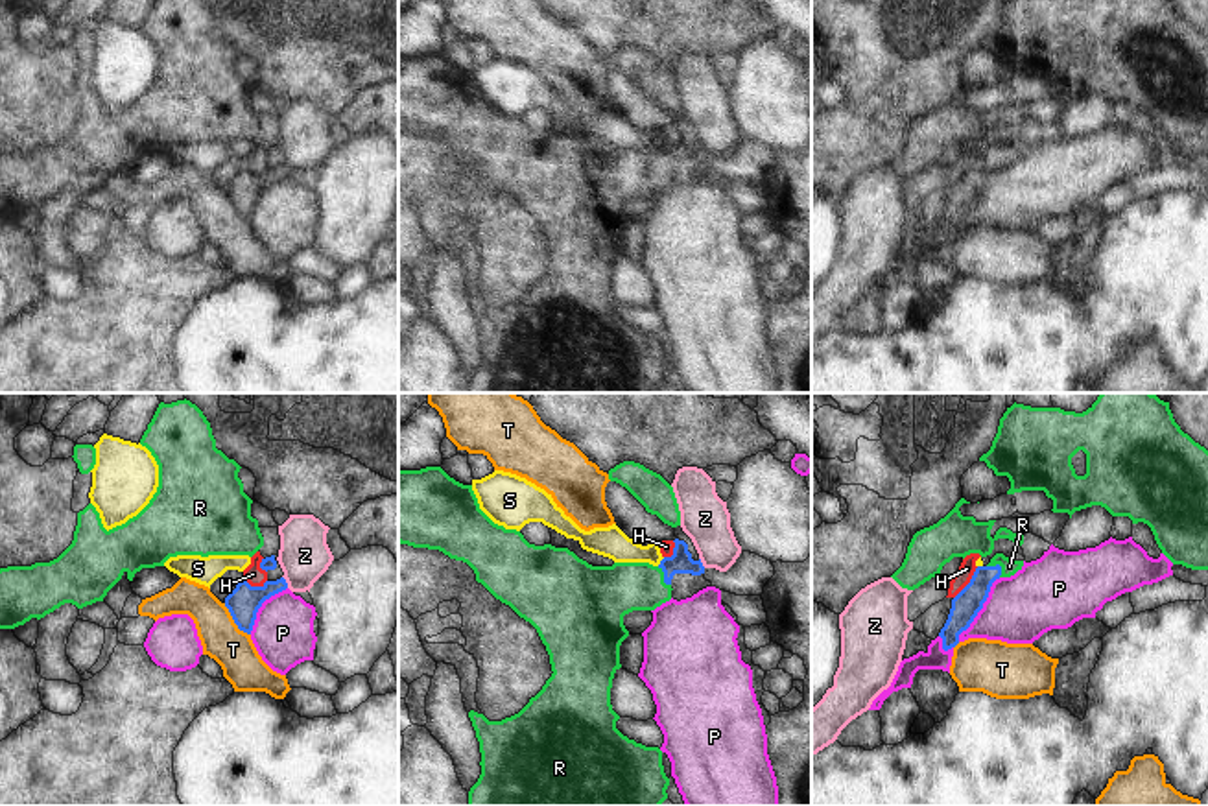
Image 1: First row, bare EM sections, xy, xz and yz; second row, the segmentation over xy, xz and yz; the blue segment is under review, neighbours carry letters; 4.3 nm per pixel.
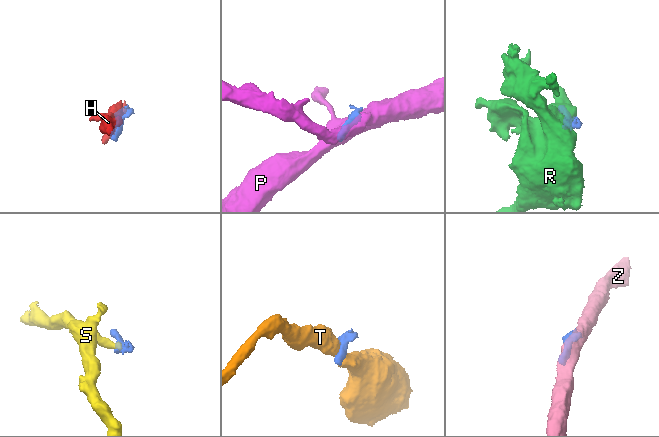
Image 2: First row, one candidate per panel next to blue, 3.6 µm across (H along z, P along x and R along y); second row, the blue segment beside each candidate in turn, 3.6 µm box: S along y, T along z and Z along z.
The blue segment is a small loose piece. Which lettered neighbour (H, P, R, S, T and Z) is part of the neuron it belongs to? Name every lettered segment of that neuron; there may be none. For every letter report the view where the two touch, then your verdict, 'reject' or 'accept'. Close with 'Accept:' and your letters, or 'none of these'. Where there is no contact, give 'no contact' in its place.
H: meets blue in yz; reject
P: meets blue in yz; reject
R: meets blue in xz; accept
S: meets blue in xz; reject
T: meets blue in xy; reject
Z: meets blue in xy; reject
Accept: R

